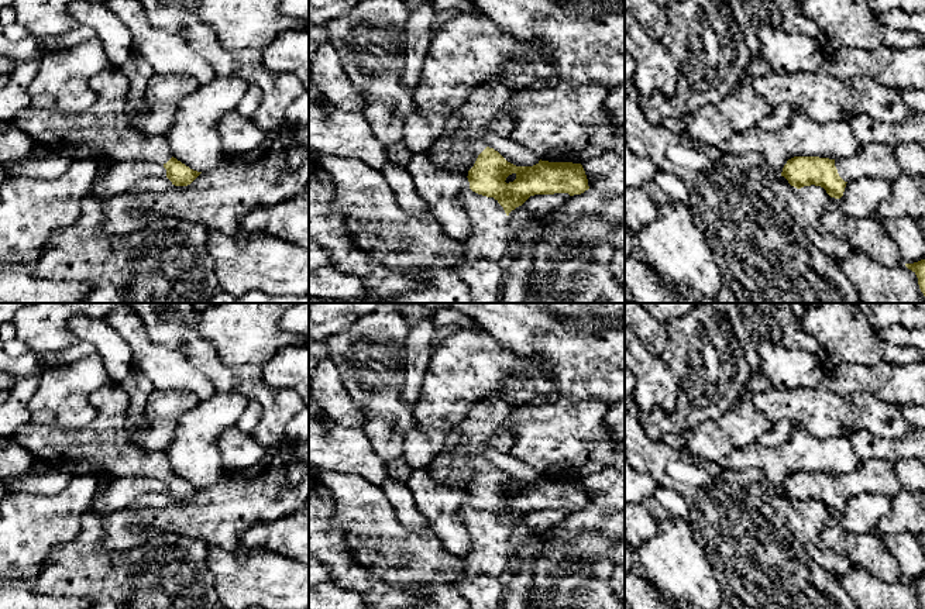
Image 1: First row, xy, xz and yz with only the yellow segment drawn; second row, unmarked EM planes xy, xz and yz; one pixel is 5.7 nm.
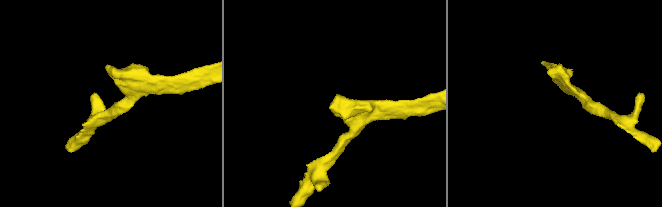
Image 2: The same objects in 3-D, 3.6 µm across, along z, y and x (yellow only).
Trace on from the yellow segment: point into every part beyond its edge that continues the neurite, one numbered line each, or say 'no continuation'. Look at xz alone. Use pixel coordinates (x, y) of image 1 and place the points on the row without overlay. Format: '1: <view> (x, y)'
1: xz (489, 554)

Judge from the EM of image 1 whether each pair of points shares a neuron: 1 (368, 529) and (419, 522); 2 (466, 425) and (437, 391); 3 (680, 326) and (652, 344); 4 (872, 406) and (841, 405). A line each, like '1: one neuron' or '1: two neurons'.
1: two neurons
2: two neurons
3: two neurons
4: one neuron

